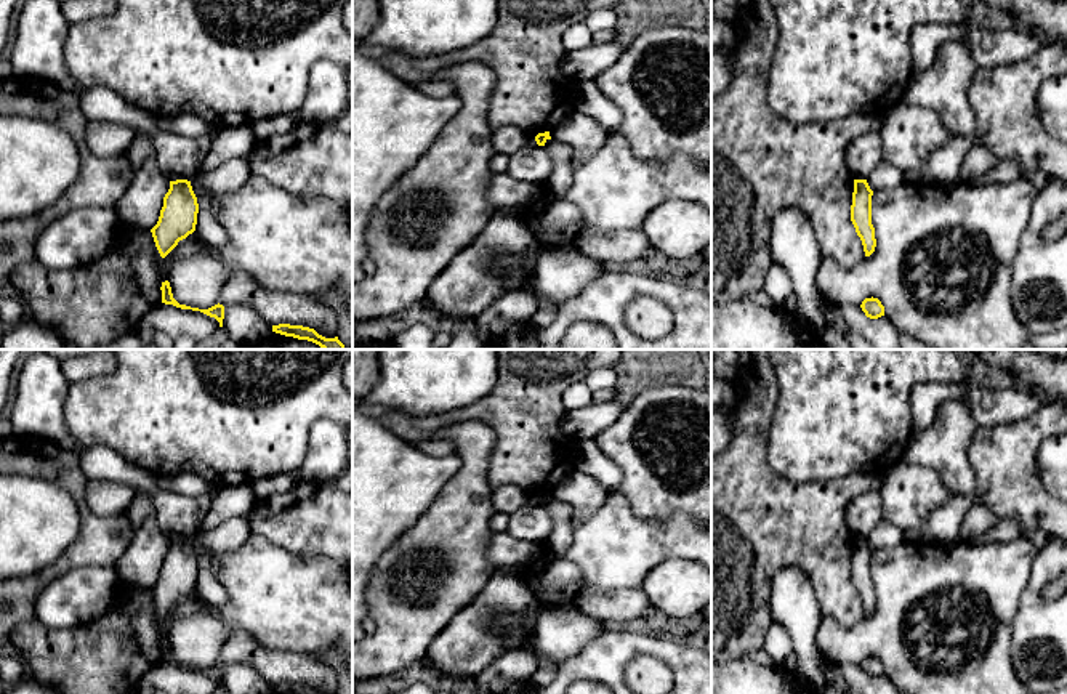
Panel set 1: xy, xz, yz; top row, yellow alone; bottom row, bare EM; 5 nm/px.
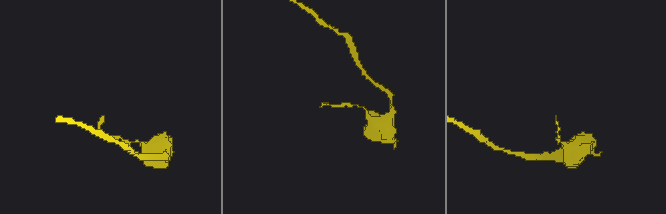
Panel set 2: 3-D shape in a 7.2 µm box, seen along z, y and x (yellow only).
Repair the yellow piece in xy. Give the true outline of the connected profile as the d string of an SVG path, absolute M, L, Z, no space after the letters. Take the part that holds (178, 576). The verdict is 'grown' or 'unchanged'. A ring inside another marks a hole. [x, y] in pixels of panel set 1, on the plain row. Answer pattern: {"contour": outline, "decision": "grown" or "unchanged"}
{"contour": "M170 540L157 583L151 588L155 606L165 617L179 599L195 590L199 563L191 540Z", "decision": "unchanged"}

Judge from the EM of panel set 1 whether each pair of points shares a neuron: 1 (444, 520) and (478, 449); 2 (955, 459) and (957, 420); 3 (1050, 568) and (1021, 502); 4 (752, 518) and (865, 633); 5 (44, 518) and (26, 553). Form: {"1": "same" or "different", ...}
{"1": "same", "2": "same", "3": "different", "4": "different", "5": "same"}

